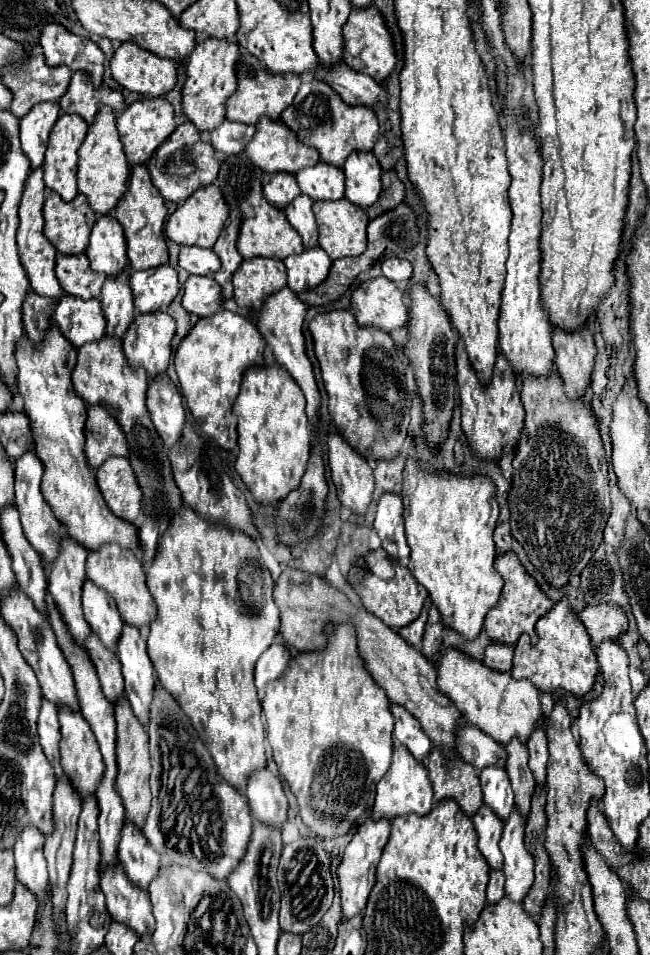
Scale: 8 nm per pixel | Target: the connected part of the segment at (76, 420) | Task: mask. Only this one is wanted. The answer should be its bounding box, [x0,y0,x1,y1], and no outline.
[16,326,142,558]

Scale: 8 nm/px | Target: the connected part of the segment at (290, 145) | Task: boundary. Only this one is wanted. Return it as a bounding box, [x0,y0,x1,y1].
[246,118,320,174]

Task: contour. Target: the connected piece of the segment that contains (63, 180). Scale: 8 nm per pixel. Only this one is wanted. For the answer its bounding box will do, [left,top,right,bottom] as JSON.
[42,114,88,202]

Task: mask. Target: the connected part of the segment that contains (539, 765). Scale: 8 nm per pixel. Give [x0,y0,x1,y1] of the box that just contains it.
[528,728,548,786]

